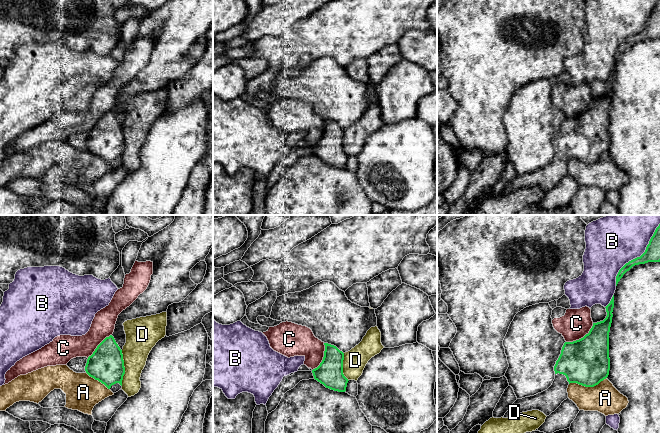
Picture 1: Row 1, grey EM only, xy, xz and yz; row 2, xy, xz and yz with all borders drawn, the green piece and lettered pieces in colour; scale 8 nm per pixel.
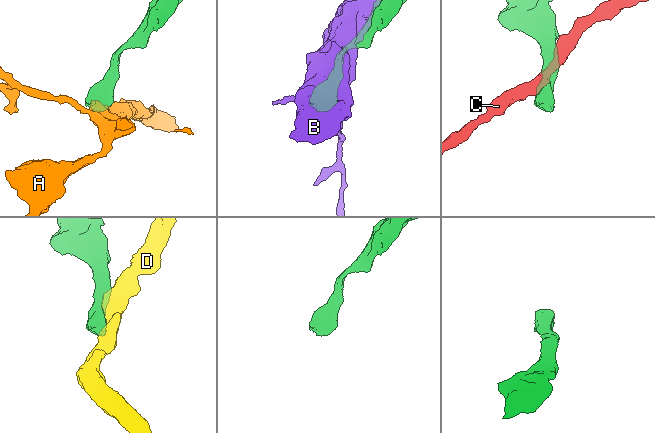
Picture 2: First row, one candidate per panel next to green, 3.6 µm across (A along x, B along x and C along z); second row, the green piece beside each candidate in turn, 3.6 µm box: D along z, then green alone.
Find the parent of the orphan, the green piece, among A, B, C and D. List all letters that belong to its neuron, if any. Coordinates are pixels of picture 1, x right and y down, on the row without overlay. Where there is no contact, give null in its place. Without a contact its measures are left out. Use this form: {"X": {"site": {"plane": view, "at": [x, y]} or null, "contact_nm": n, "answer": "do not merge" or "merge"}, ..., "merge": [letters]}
{"A": {"site": {"plane": "yz", "at": [587, 162]}, "contact_nm": 300, "answer": "do not merge"}, "B": {"site": {"plane": "yz", "at": [637, 33]}, "contact_nm": 600, "answer": "do not merge"}, "C": {"site": {"plane": "yz", "at": [581, 114]}, "contact_nm": 280, "answer": "do not merge"}, "D": {"site": {"plane": "xy", "at": [124, 144]}, "contact_nm": 280, "answer": "do not merge"}, "merge": []}

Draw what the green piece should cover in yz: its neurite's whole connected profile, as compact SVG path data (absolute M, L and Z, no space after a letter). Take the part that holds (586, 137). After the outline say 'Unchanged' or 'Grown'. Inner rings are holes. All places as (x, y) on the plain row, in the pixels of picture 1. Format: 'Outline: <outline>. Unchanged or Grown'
Outline: M614 71L605 84L606 94L593 99L588 110L579 116L564 119L554 142L555 155L552 161L534 172L517 175L503 194L532 186L539 186L549 192L568 174L567 164L570 159L594 163L608 153L609 108L613 93Z. Grown

